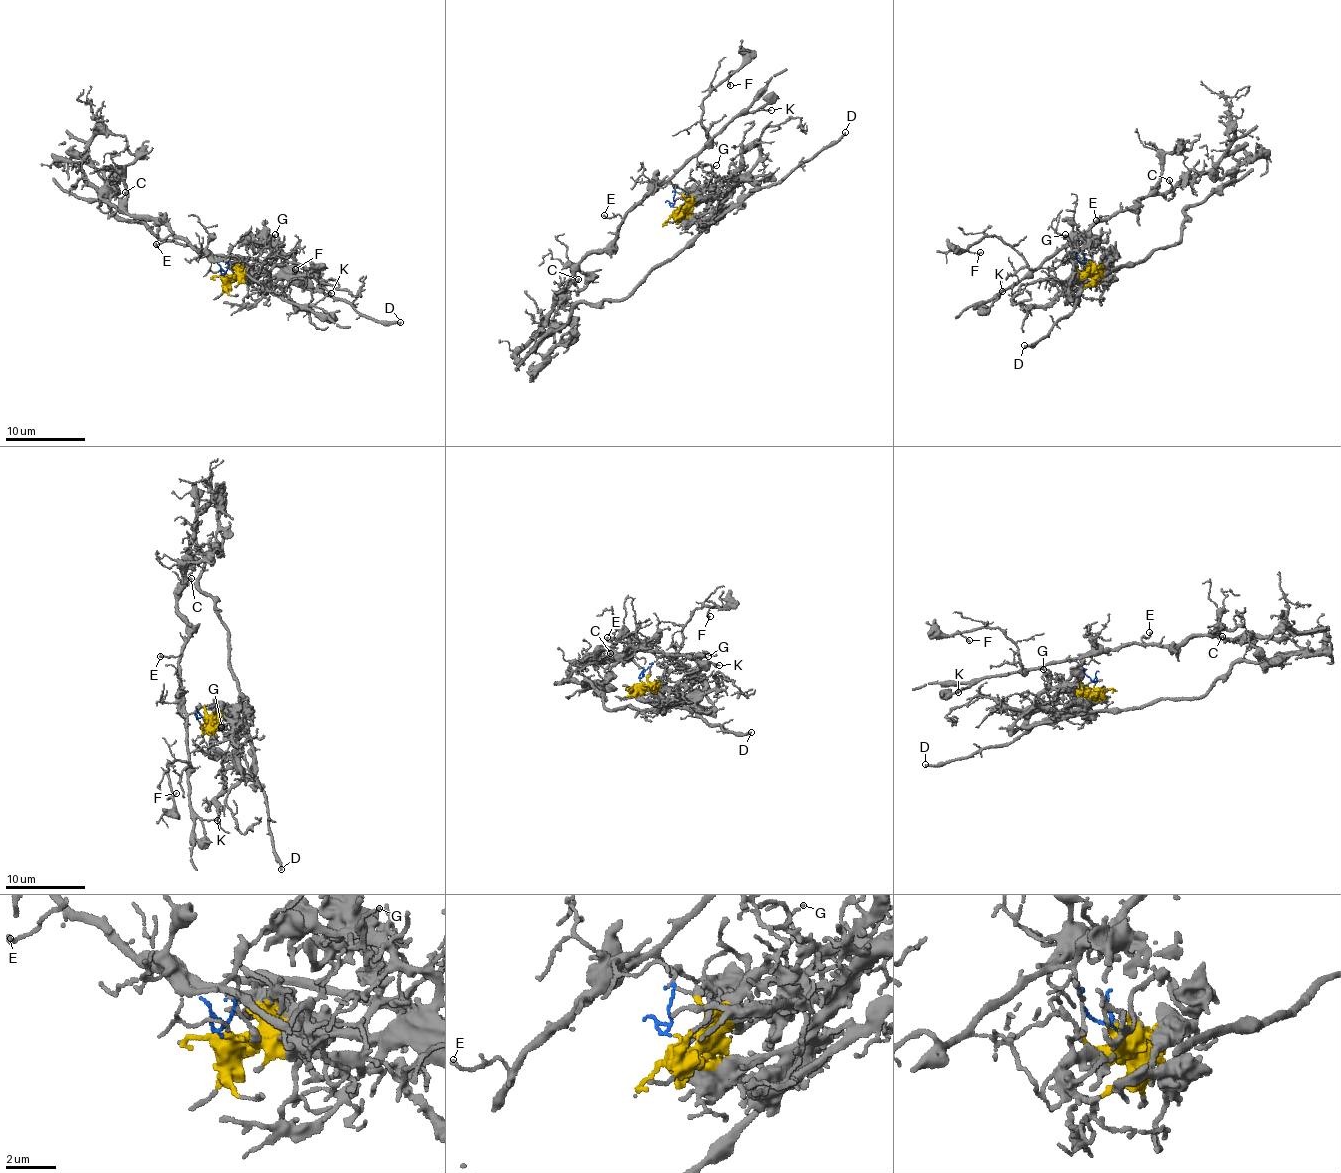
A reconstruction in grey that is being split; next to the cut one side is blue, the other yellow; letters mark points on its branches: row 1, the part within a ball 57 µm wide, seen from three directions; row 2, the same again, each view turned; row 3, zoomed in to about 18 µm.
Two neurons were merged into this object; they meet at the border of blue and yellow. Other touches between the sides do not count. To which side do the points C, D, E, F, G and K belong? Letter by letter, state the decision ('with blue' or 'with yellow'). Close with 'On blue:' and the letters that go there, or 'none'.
C: with blue
D: with yellow
E: with blue
F: with blue
G: with yellow
K: with blue
On blue: C, E, F, K

